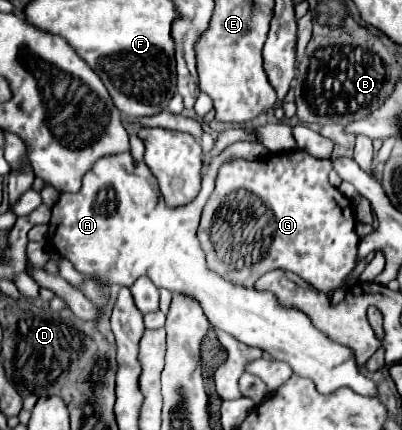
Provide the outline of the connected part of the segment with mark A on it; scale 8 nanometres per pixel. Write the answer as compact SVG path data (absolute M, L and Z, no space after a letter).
M235 143L227 147L205 171L205 183L197 199L175 209L165 205L157 179L149 167L135 161L129 151L101 157L83 177L81 191L75 195L61 195L53 205L49 239L52 239L57 253L61 251L77 271L97 275L111 285L129 287L139 277L147 275L157 287L195 297L211 325L231 333L245 345L267 351L273 359L289 363L295 375L315 381L321 393L349 387L359 395L377 397L375 383L359 373L353 353L317 331L305 313L277 305L271 293L235 287L231 281L225 281L207 269L205 253L197 241L197 227L201 209L213 191L217 169L227 157L259 159L263 155L267 155L263 145Z

